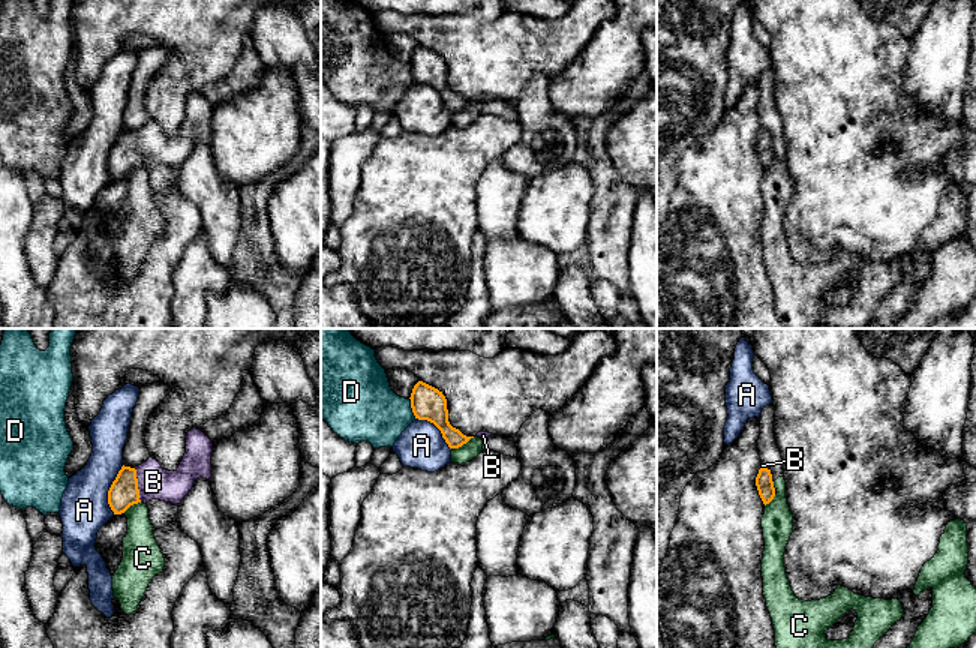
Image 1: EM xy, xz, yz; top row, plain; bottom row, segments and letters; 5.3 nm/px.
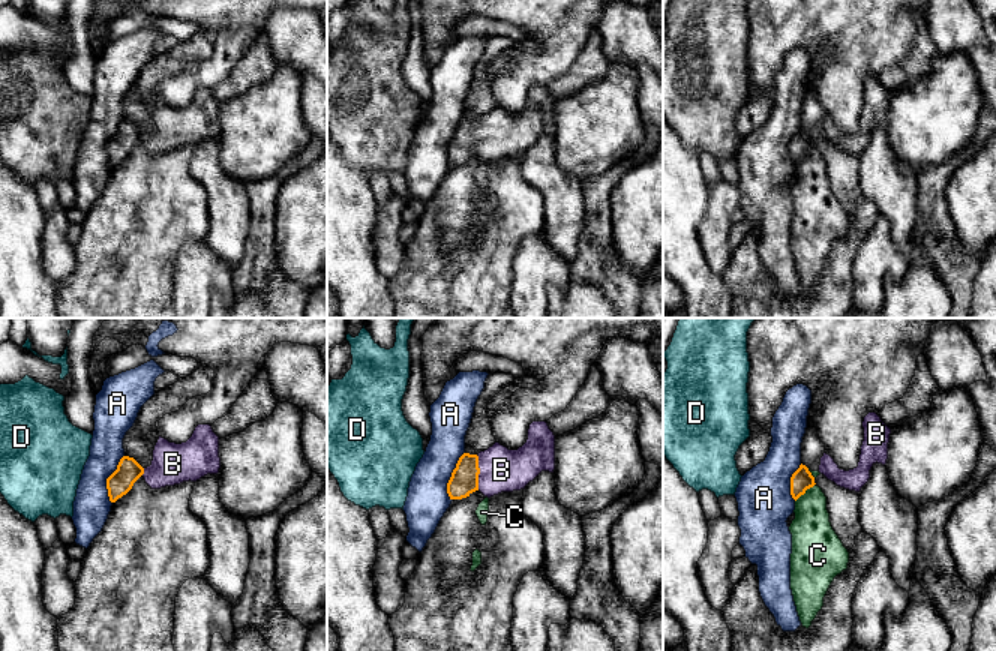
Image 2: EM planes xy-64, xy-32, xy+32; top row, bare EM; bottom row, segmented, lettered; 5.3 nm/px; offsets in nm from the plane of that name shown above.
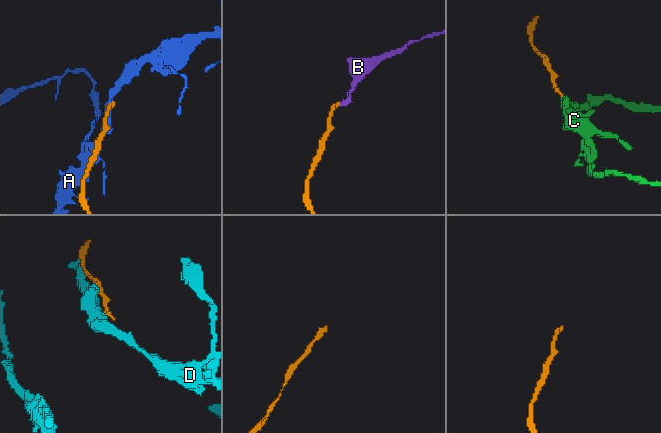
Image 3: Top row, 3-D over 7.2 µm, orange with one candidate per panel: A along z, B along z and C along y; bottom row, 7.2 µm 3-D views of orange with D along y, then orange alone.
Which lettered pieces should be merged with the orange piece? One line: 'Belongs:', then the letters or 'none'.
Belongs: B

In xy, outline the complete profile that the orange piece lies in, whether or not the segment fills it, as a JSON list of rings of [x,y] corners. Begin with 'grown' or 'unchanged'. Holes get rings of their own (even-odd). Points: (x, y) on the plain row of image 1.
grown | [[[193,92],[186,99],[186,117],[175,135],[163,134],[153,122],[135,132],[123,129],[108,154],[111,174],[121,178],[133,168],[151,164],[180,168],[196,142],[210,144],[211,117],[211,104]]]

